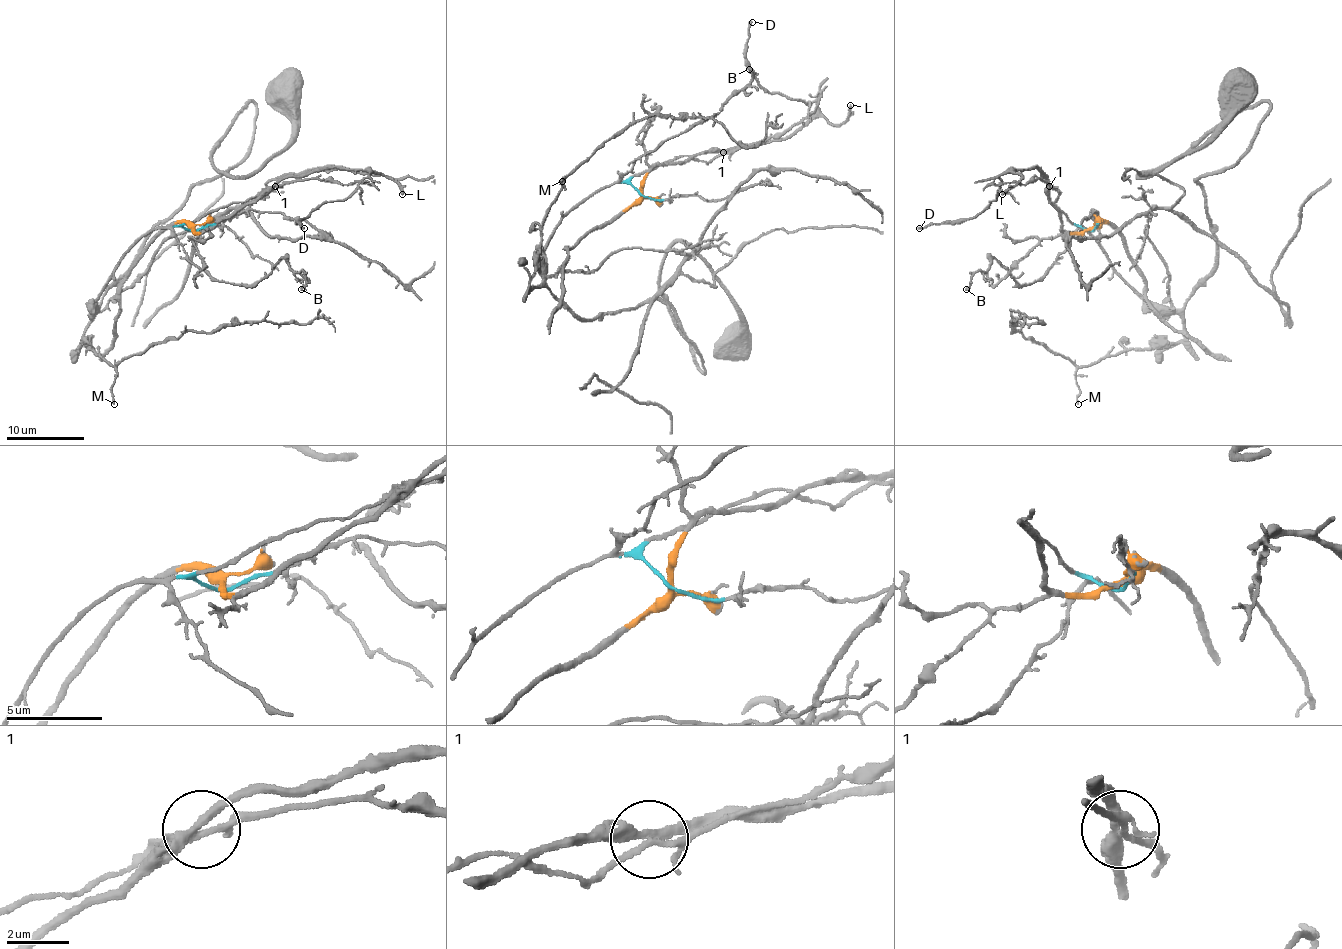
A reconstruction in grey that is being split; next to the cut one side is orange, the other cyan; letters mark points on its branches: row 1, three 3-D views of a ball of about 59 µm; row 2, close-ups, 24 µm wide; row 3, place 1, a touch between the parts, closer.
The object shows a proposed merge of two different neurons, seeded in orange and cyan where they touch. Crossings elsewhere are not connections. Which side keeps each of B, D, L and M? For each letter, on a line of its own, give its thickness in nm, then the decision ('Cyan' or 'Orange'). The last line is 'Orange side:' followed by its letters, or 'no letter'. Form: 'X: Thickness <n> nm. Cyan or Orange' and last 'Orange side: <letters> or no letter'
B: Thickness 160 nm. Cyan
D: Thickness 200 nm. Orange
L: Thickness 200 nm. Orange
M: Thickness 140 nm. Cyan
Orange side: D, L

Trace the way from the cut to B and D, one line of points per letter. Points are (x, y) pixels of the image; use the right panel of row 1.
B: (1092, 231), (1076, 229), (1070, 244), (1037, 281), (1022, 285), (994, 258), (985, 271), (975, 273), (965, 289)
D: (1092, 229), (1063, 229), (1049, 201), (1049, 182), (1035, 166), (998, 176), (998, 195), (973, 217), (918, 229)

